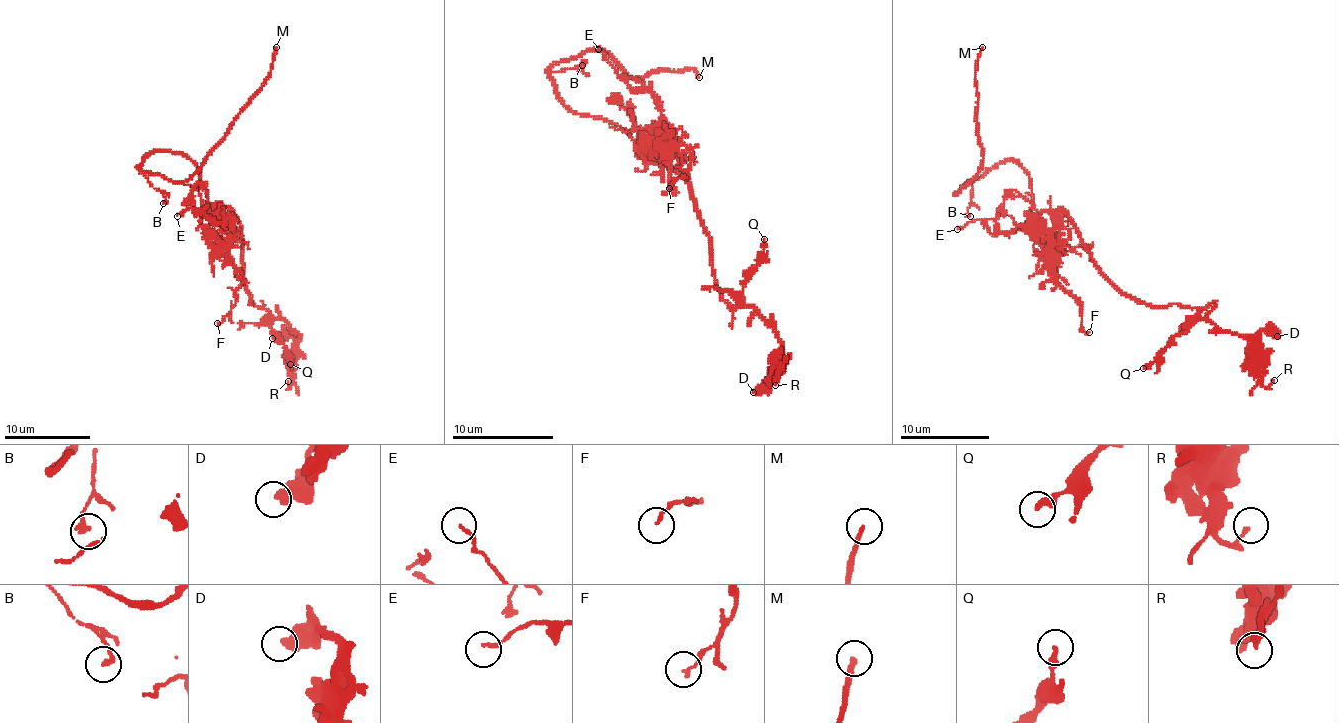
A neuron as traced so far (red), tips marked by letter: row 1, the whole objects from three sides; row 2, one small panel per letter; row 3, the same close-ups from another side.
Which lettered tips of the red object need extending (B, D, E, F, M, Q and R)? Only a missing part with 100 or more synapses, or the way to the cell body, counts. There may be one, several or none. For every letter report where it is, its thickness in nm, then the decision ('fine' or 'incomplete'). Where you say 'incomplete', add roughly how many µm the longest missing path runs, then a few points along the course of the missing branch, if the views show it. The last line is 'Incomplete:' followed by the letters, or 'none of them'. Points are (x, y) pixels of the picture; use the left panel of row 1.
B: place (163, 203); calibre 200 nm; fine
D: place (272, 338); calibre 440 nm; fine
E: place (177, 216); calibre 130 nm; fine
F: place (217, 323); calibre 140 nm; fine
M: place (276, 47); calibre 200 nm; incomplete; missing 15 µm
Q: place (290, 364); calibre 340 nm; fine
R: place (288, 381); calibre 150 nm; fine
Incomplete: M

